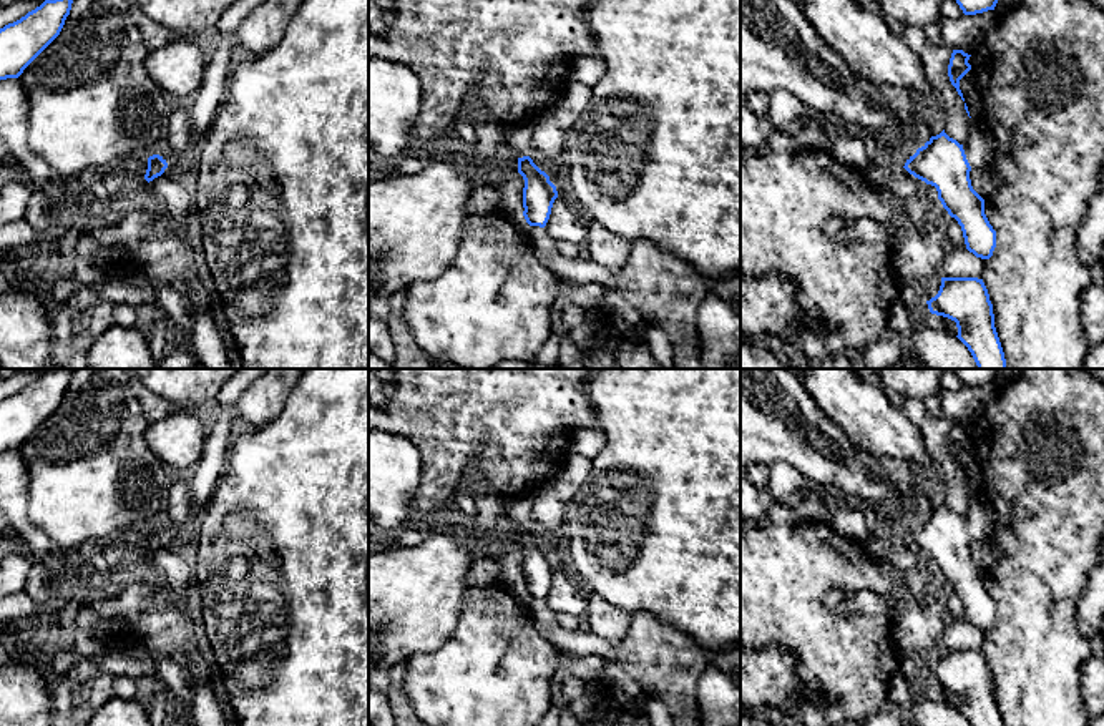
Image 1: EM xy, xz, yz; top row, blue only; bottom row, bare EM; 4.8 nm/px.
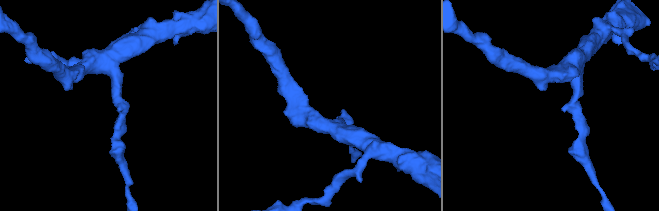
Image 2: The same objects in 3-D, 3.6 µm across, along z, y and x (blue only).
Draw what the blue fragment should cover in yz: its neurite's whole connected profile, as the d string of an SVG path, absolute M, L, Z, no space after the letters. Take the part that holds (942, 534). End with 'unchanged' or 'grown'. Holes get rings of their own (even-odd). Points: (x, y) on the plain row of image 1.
M943 502L918 520L903 540L936 560L943 580L961 598L966 621L989 631L996 620L996 603L984 586L984 571L971 558L971 538L963 517Z; unchanged

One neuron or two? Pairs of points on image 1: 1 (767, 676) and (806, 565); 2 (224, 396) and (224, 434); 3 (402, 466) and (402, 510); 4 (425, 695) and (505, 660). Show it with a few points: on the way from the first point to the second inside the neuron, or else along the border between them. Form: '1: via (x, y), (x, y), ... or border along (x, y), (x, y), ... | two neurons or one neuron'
1: border along (757, 647), (787, 650), (796, 658), (799, 680) | two neurons
2: via (224, 406), (224, 424) | one neuron
3: via (402, 477), (402, 499) | one neuron
4: via (445, 688), (468, 688), (485, 673) | one neuron

